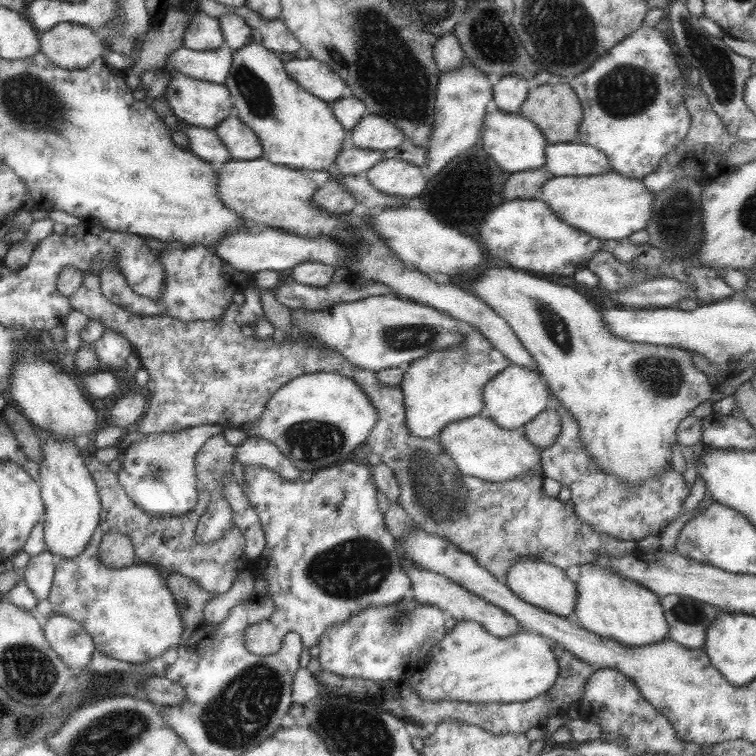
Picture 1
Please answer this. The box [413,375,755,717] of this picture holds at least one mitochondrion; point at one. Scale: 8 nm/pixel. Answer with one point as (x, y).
(686, 611)

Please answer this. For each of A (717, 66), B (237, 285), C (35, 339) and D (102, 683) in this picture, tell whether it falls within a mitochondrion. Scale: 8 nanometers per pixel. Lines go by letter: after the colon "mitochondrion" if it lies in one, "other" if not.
A: mitochondrion
B: other
C: other
D: mitochondrion

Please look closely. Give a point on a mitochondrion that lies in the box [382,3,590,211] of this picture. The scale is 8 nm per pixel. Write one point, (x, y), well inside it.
(488, 53)

